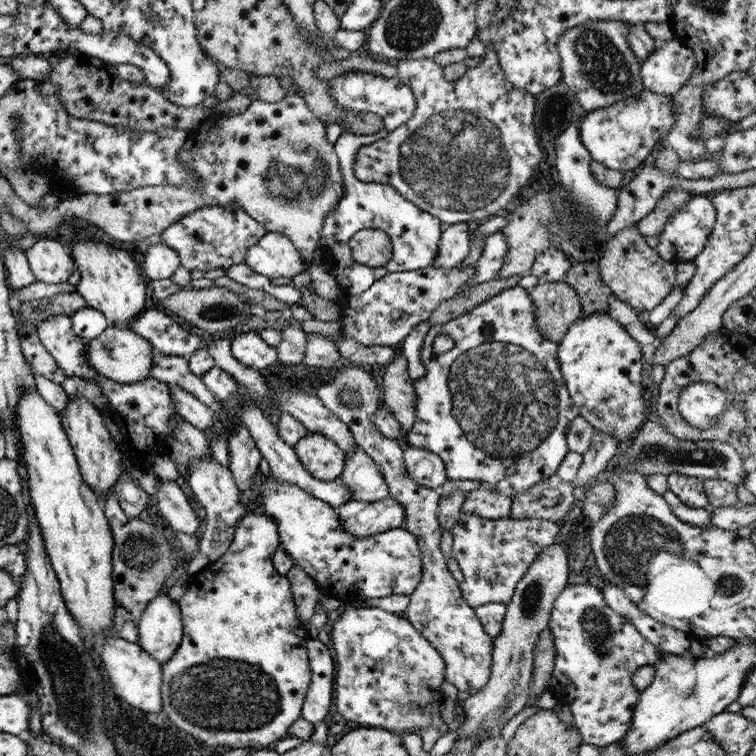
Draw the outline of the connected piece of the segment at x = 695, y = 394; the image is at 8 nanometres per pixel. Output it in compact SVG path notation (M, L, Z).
M692 383L681 390L677 410L695 428L706 428L733 404L728 392L709 383Z

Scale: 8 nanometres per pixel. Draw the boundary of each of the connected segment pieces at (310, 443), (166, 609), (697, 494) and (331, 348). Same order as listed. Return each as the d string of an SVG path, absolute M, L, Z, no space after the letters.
M307 433L292 447L299 462L313 478L332 481L340 476L344 453L327 436Z
M157 594L136 622L137 644L161 665L179 646L182 622L179 606L167 594Z
M679 473L666 475L667 489L675 493L679 500L693 508L706 508L708 506L706 494L703 492L704 481Z
M317 333L306 335L305 353L303 353L302 362L305 366L332 368L336 367L340 362L341 358L335 343Z

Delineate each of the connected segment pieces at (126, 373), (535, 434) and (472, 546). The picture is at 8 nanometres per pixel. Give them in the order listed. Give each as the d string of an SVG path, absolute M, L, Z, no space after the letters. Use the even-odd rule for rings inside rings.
M108 326L97 337L86 342L85 361L95 369L96 374L126 385L150 377L149 368L151 368L151 360L153 360L152 352L149 341L141 338L133 331Z
M518 285L505 286L505 289L501 290L499 294L493 294L493 298L485 298L484 302L479 302L469 311L462 313L462 316L451 319L450 322L429 327L419 352L419 360L424 367L425 374L418 380L412 380L414 420L412 427L406 432L404 446L425 449L437 455L443 463L448 480L478 480L481 487L491 488L509 497L529 489L537 482L551 476L567 454L567 429L571 421L578 415L578 410L573 406L560 376L557 347L558 343L543 338L541 332L537 330L529 294ZM439 334L449 336L453 340L453 347L447 352L437 355L433 353L431 344L435 336L439 336Z
M460 513L450 532L451 555L463 575L458 588L467 606L475 608L490 602L506 605L529 564L556 538L558 527L553 522L535 518L483 519Z

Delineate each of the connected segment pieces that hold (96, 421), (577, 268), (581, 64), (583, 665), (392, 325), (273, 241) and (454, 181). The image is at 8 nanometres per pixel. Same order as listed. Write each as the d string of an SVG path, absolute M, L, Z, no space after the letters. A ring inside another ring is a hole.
M71 396L65 402L65 410L61 412L60 423L67 436L69 446L75 454L79 472L83 482L99 496L100 501L112 490L119 474L123 472L121 452L116 448L114 440L104 425L102 414L85 396Z
M583 262L583 264L571 266L566 271L563 282L577 294L581 306L581 319L588 318L594 313L604 314L608 312L607 288L593 264Z
M605 19L571 26L559 35L556 50L560 81L576 94L572 101L585 112L635 97L644 88L639 77L639 62L627 41L625 21Z
M580 584L580 585L567 585L554 600L554 605L551 606L549 613L549 622L547 622L547 630L551 633L551 638L553 639L553 648L554 648L554 665L549 675L549 681L547 681L546 688L549 691L549 694L555 698L556 702L559 704L565 704L569 708L571 715L573 716L573 729L578 733L580 737L581 745L592 745L597 748L603 747L605 745L612 744L613 742L620 741L624 738L624 735L627 733L627 730L630 728L631 723L631 714L634 710L634 705L639 698L640 691L637 690L632 683L631 676L637 668L645 665L652 665L657 661L657 657L661 655L661 652L658 650L657 646L653 646L653 643L647 642L637 630L635 630L633 624L629 620L625 620L621 614L613 612L606 602L604 601L602 591L596 586L590 584Z
M460 265L447 269L429 266L413 271L386 273L358 296L343 300L340 328L363 346L398 347L413 326L428 321L430 312L441 302L459 294L473 276L474 266L463 268Z
M266 232L247 250L246 266L271 280L299 275L305 268L291 242L282 234Z
M486 55L453 81L443 78L442 66L431 58L401 59L393 64L395 77L413 93L415 110L411 118L387 136L357 150L353 162L355 178L392 186L405 200L432 214L444 226L479 220L501 208L508 209L519 198L519 188L532 183L533 174L542 163L533 127L534 97L507 82L495 58Z

